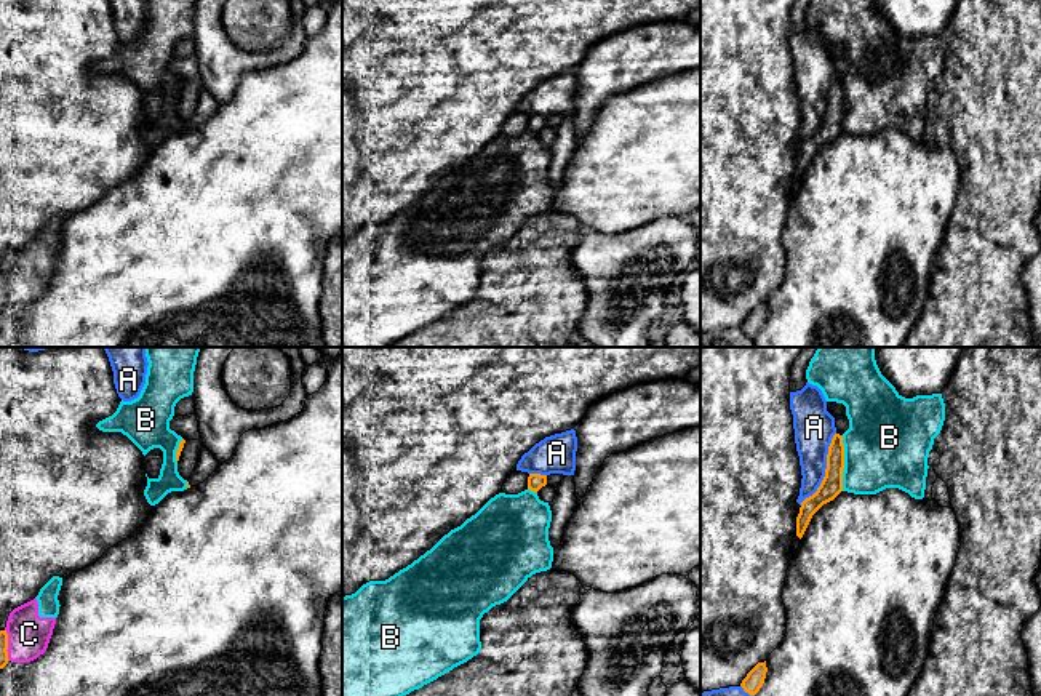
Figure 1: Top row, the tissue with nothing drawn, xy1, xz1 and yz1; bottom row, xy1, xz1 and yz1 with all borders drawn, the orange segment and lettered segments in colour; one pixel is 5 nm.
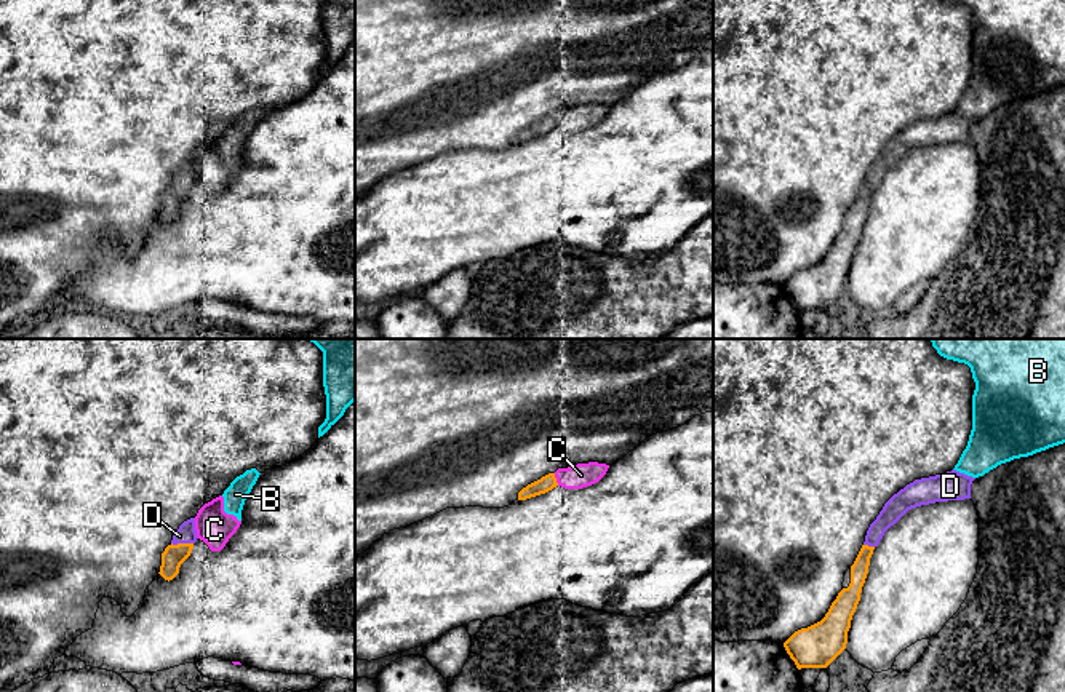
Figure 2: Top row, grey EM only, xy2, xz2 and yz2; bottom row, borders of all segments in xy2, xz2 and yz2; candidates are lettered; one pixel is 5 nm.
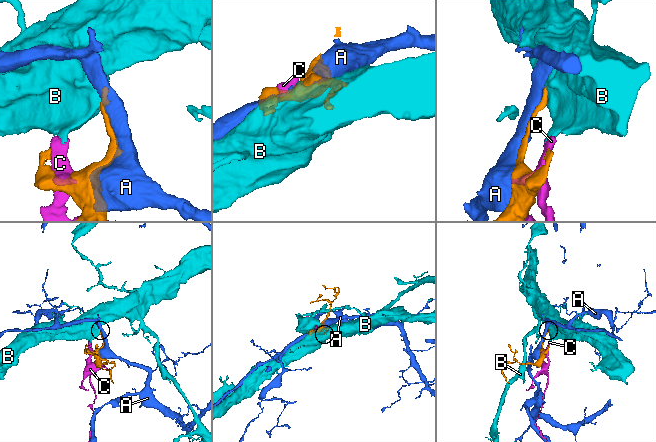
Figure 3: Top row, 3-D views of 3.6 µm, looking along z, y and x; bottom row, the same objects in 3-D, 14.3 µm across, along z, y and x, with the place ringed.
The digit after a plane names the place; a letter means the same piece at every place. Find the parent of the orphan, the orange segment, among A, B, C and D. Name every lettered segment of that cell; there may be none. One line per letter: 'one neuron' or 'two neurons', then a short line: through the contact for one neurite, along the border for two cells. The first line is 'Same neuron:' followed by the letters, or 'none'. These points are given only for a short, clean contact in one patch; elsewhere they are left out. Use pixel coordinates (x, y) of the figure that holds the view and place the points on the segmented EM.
Same neuron: D
A: two neurons
B: two neurons | yz1 (841, 436), (843, 490)
C: two neurons
D: one neuron

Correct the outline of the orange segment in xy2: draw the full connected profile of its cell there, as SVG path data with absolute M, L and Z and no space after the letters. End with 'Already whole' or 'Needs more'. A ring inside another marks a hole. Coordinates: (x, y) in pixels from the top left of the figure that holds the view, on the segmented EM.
M195 518L184 521L174 532L171 543L162 553L160 575L173 580L179 574L181 564L190 556L197 542Z. Needs more

